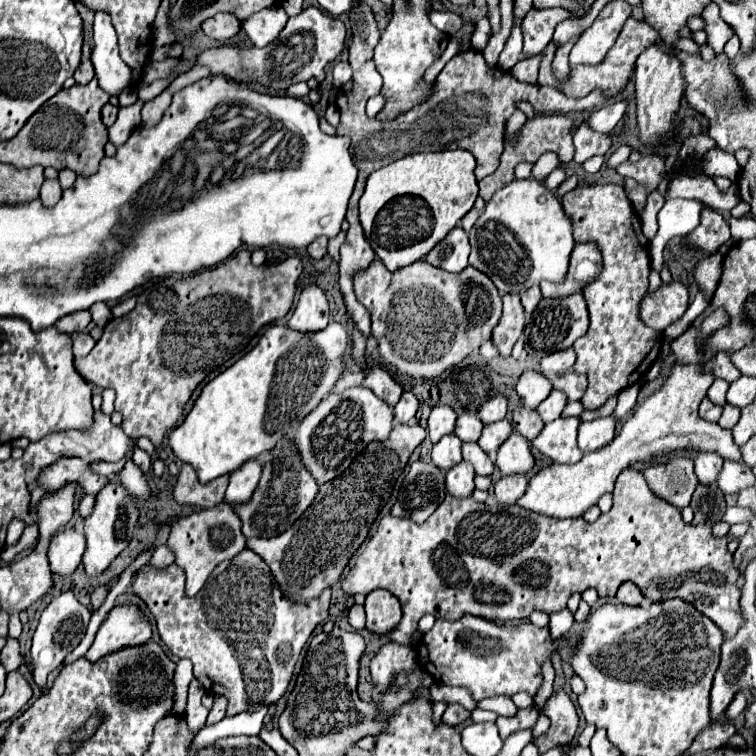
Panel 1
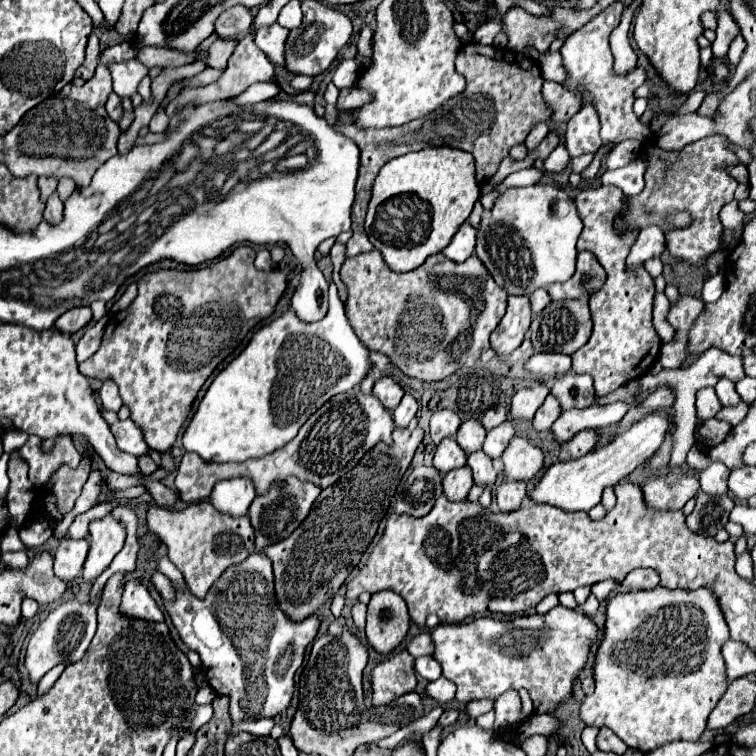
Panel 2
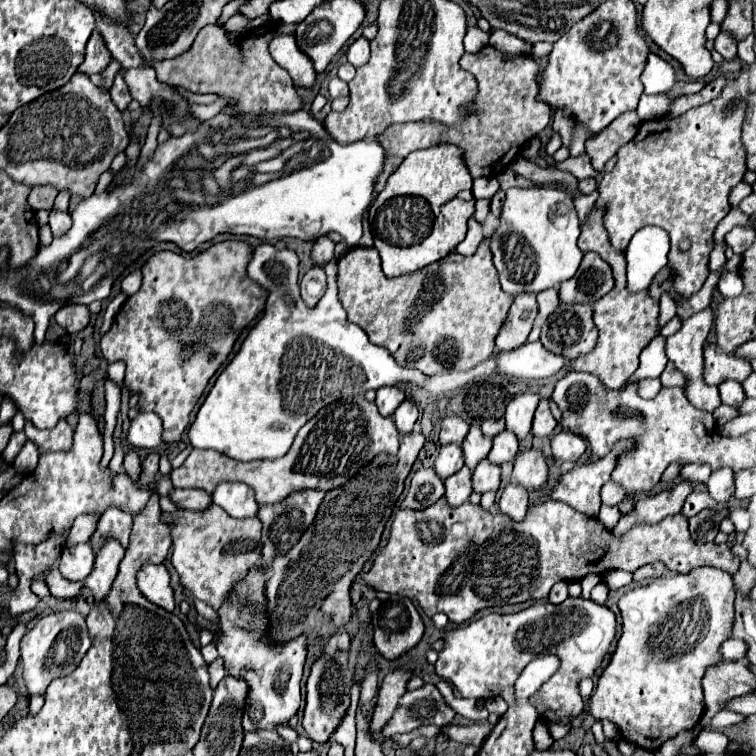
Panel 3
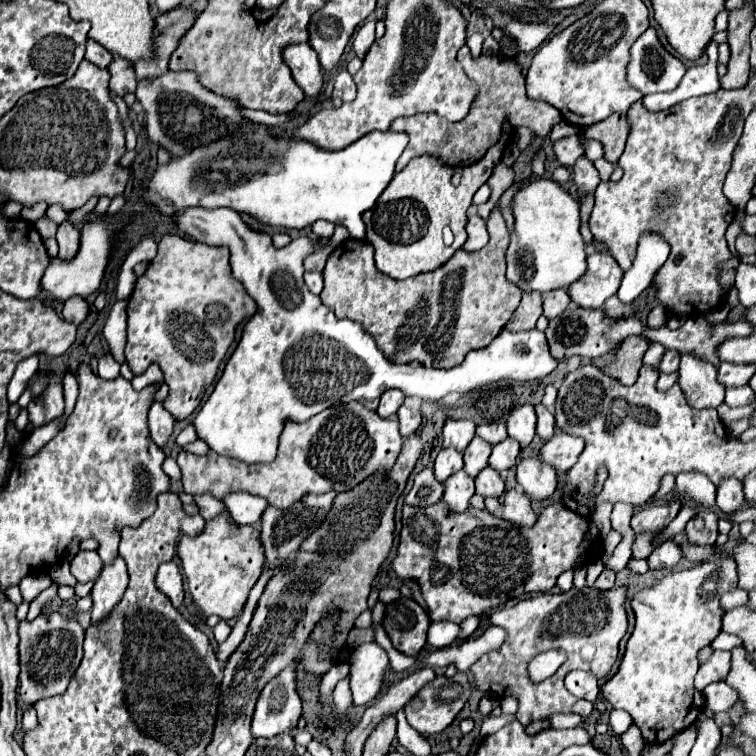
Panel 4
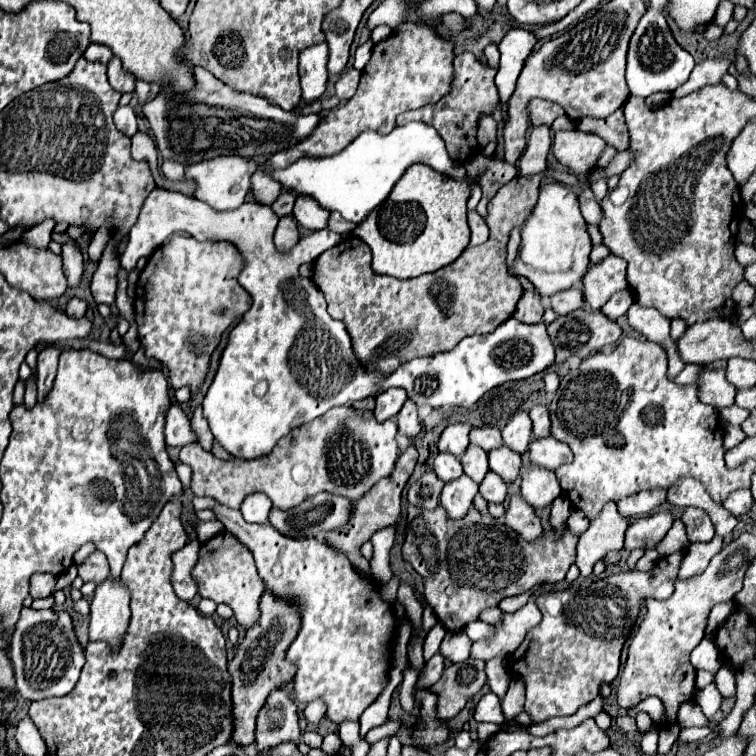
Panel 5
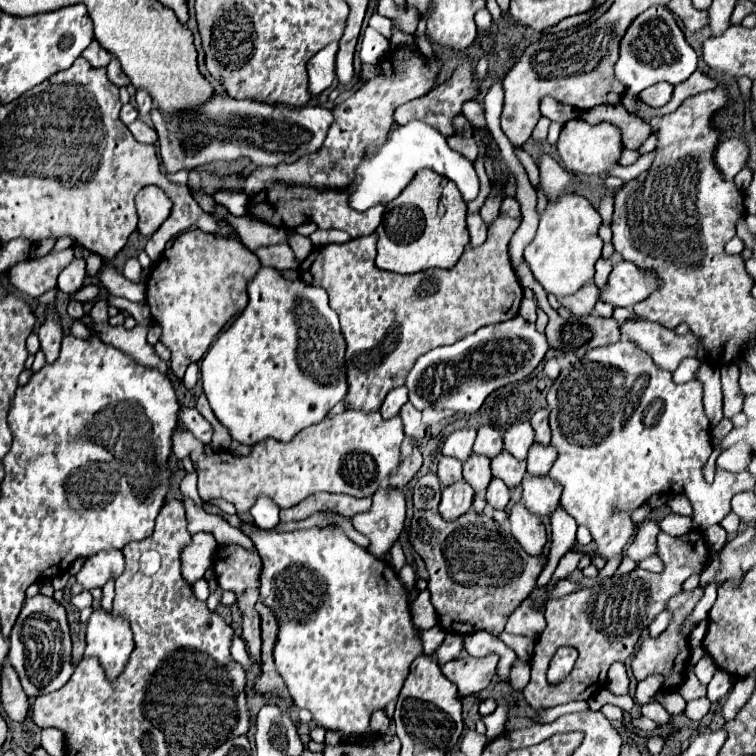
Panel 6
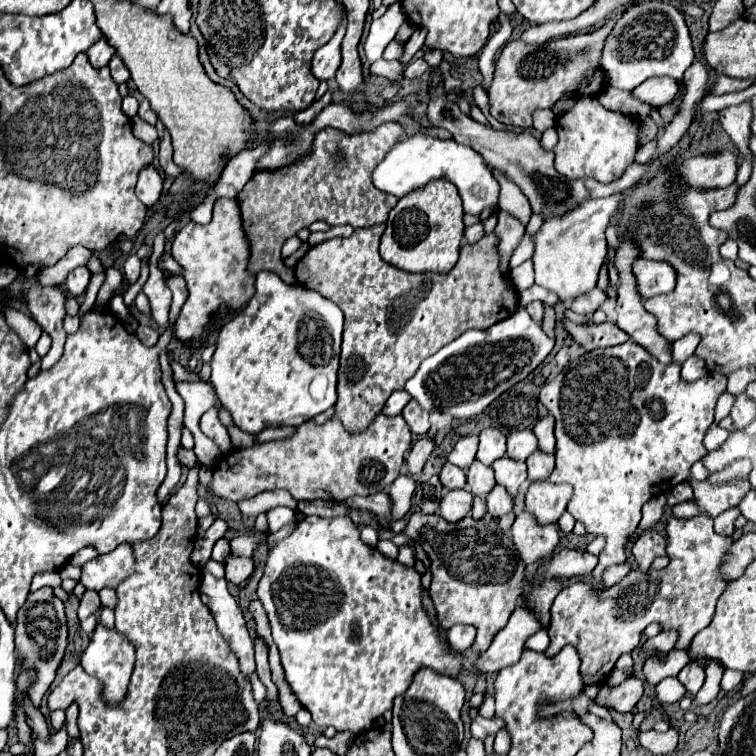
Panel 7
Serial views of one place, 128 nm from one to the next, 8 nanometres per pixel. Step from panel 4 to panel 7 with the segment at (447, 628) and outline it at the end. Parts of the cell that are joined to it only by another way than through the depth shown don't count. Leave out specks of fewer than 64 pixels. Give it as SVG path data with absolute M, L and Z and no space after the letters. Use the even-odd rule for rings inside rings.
M542 629L532 635L524 646L524 650L531 649L537 652L544 652L550 643L550 638L547 634L547 629Z

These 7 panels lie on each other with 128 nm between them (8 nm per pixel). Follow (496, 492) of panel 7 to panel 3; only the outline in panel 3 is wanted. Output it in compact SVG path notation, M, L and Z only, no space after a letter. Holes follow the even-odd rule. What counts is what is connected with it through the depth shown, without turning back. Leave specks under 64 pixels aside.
M482 460L476 470L472 472L472 482L474 482L474 492L496 492L500 486L500 466Z

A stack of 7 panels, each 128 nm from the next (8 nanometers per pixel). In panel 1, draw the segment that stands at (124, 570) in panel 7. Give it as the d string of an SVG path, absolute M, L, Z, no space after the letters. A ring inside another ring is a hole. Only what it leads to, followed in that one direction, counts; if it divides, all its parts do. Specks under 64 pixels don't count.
M78 521L73 528L62 528L50 542L48 560L52 572L58 576L70 576L82 562L82 554L86 548L83 521Z

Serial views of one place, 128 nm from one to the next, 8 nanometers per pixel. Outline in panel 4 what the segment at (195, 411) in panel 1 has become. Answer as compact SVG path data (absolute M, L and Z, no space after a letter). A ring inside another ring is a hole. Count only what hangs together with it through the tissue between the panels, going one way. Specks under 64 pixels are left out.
M184 208L182 212L174 214L176 222L174 226L190 236L196 242L208 244L208 246L224 246L230 250L230 262L234 278L242 282L246 292L256 302L256 314L244 324L242 338L230 356L214 392L210 394L208 402L202 406L198 416L192 420L196 426L196 432L200 438L208 442L208 446L218 452L220 456L236 458L246 464L258 464L258 462L272 462L276 458L278 448L278 436L284 428L286 420L294 422L306 422L314 414L322 412L324 408L348 404L354 400L376 400L386 390L398 388L406 396L420 396L430 402L442 400L450 392L468 394L480 386L486 386L490 382L500 380L540 380L548 376L556 368L556 360L550 356L548 342L544 338L544 332L540 330L528 330L528 332L510 332L502 330L490 346L482 350L470 350L462 364L454 368L426 368L422 364L390 364L386 356L376 348L374 340L366 336L360 324L352 320L338 320L332 310L328 310L320 296L312 294L302 278L302 262L306 256L316 252L322 246L330 244L330 238L308 238L300 236L292 240L284 248L274 248L272 238L266 232L252 230L244 216L232 208Z

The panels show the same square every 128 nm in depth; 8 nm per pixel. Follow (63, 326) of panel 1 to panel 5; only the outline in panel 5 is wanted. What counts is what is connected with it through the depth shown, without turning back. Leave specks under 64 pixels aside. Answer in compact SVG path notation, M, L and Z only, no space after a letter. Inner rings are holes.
M72 298L66 306L66 314L72 318L82 318L86 314L86 302L80 298Z

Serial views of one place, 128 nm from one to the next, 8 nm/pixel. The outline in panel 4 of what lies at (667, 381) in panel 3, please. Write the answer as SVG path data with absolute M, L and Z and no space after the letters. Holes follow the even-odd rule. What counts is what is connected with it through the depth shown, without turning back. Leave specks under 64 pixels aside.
M666 350L660 360L660 372L676 372L679 369L680 353L676 350Z

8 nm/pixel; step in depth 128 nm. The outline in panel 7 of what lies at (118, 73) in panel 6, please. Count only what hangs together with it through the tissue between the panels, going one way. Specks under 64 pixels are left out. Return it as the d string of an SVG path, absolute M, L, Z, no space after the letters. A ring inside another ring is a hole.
M114 54L112 56L112 60L110 60L110 72L112 72L112 78L114 78L114 82L116 84L122 84L122 82L128 82L128 78L130 78L130 72L128 72L128 68L126 68L126 64L122 62L122 58L118 56L118 54Z

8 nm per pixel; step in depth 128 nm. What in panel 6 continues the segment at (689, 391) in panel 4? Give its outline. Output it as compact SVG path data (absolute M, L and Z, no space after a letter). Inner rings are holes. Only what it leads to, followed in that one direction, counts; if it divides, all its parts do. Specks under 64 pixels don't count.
M728 364L722 368L722 392L724 392L724 416L732 418L744 408L744 394L738 386L738 366Z

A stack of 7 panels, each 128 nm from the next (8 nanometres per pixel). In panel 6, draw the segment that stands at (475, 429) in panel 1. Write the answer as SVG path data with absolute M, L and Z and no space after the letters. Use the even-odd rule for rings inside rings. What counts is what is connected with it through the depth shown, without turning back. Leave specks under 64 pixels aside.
M472 454L464 462L464 480L474 488L476 494L486 494L486 488L488 488L490 480L492 480L490 460L484 458L484 456Z

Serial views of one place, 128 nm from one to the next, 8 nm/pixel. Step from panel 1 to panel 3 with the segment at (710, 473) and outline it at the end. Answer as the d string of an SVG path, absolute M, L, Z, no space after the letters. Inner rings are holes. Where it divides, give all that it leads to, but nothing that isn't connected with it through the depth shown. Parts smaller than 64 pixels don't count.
M718 468L708 480L708 492L718 502L728 502L734 496L734 472L730 468Z

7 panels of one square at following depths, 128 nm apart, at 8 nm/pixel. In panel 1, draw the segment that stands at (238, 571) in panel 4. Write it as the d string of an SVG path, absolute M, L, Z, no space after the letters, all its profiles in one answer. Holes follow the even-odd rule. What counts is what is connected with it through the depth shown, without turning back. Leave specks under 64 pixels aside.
M220 502L212 508L204 508L200 512L192 512L190 516L176 520L170 526L166 546L174 552L174 562L186 574L186 594L196 596L220 562L232 560L232 556L246 548L246 536L242 534L242 520L234 512L234 508L226 502Z

